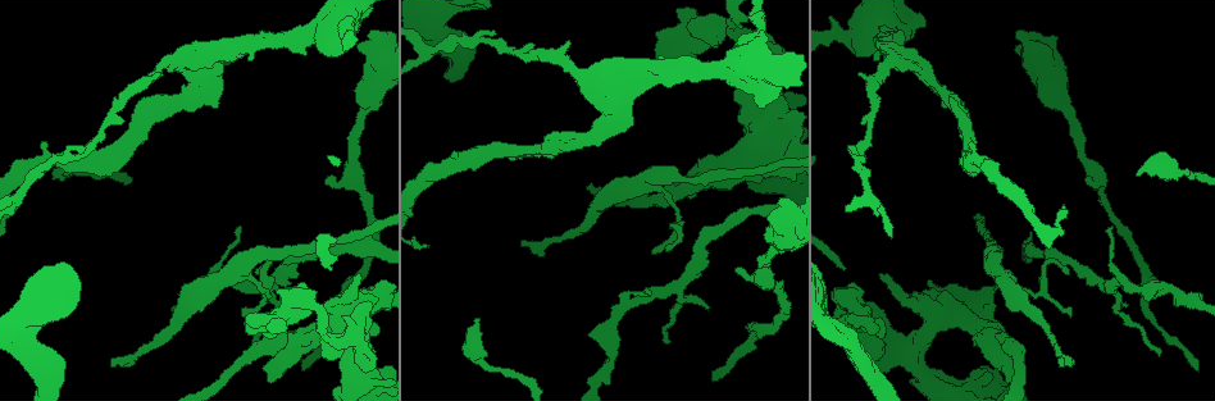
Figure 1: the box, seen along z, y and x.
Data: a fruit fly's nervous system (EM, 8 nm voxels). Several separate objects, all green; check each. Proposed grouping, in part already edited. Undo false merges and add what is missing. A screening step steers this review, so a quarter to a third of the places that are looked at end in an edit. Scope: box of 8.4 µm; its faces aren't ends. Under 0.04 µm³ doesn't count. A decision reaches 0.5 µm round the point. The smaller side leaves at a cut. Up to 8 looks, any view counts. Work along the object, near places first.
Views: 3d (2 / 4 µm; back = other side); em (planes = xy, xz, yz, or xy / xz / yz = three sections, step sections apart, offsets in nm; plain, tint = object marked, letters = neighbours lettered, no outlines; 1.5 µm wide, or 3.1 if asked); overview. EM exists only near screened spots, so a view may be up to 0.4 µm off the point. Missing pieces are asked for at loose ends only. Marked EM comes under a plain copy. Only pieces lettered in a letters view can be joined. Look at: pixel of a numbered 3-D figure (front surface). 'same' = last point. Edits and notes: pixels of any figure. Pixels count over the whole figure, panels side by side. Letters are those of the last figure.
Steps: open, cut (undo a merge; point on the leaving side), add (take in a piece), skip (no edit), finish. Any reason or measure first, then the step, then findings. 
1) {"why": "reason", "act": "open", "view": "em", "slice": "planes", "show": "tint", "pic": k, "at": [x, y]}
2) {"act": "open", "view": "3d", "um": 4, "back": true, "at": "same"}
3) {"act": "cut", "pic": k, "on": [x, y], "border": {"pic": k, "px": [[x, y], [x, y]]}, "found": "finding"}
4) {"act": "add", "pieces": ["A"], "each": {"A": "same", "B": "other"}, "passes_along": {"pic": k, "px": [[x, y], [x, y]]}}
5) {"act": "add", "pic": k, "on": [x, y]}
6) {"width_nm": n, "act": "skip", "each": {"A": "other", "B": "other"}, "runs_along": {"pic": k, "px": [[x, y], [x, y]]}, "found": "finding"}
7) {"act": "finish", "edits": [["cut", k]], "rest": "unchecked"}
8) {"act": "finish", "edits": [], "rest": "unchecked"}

{"why": "branch stops here", "act": "open", "view": "3d", "um": 2, "pic": 1, "at": [713, 380]}

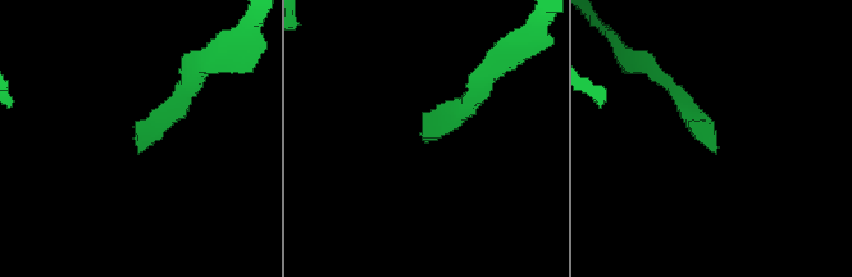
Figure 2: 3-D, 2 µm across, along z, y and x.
{"act": "open", "view": "em", "slice": "planes", "show": "tint", "pic": 2, "at": [425, 138]}

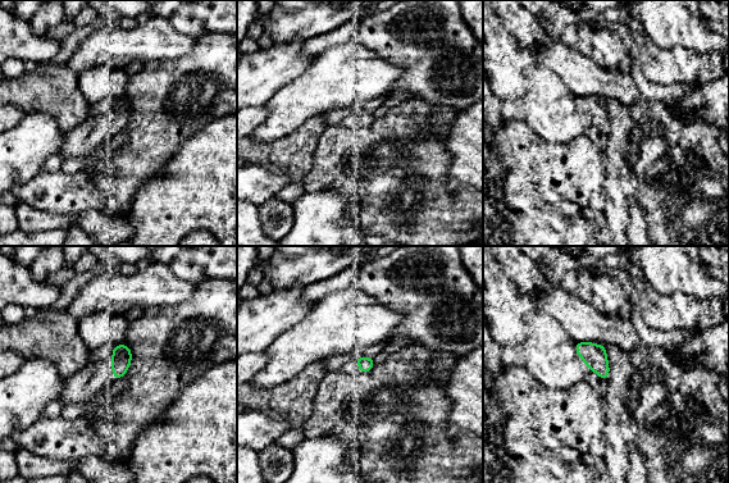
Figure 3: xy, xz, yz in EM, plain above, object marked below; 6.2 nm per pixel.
{"act": "open", "view": "em", "slice": "planes", "show": "letters", "at": "same"}

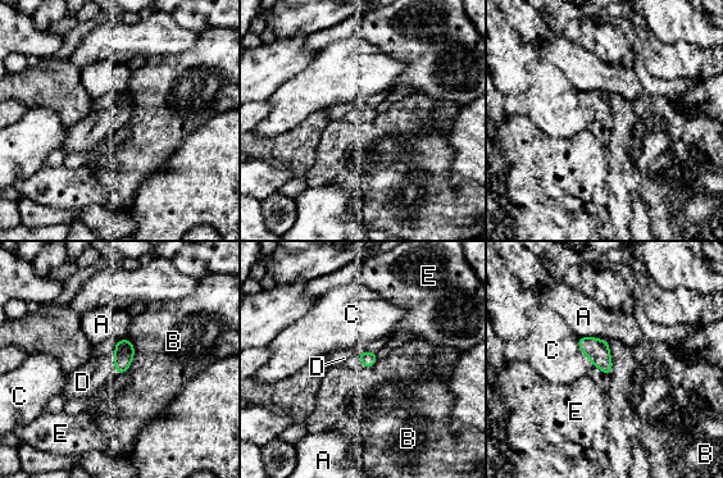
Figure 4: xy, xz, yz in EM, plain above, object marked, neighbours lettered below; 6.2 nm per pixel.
{"act": "add", "pic": 4, "on": [82, 382], "each": {"A": "other", "B": "other", "C": "other", "D": "same", "E": "other"}, "found": "the neuron continues"}

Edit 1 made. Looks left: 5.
{"act": "open", "view": "overview"}

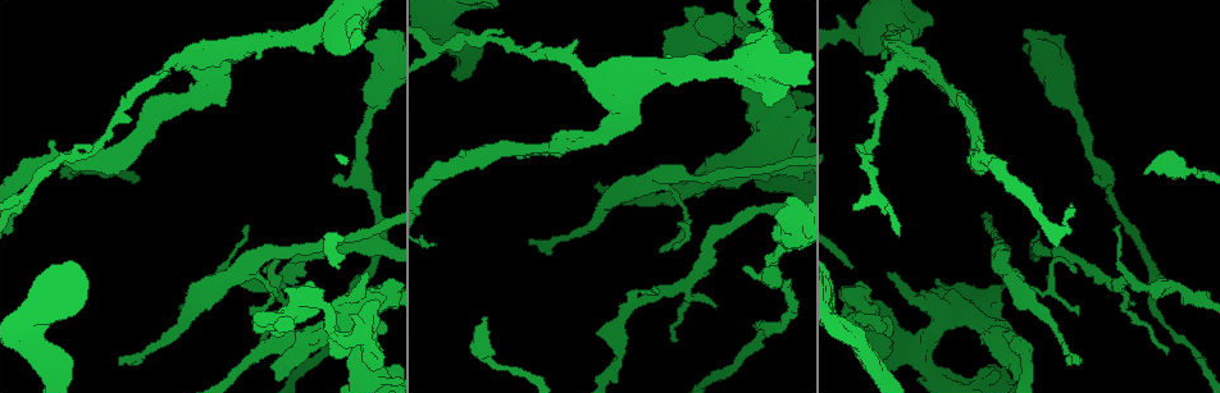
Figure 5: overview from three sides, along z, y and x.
{"why": "branch point", "act": "open", "view": "3d", "um": 2, "pic": 5, "at": [306, 342]}

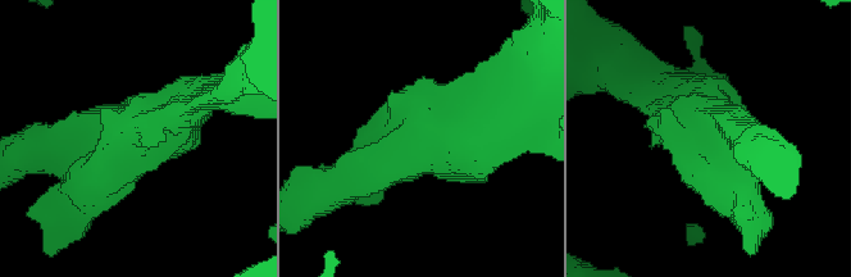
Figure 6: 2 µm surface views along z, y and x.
{"act": "open", "view": "em", "slice": "xz", "step": 8, "show": "tint", "pic": 6, "at": [716, 136]}

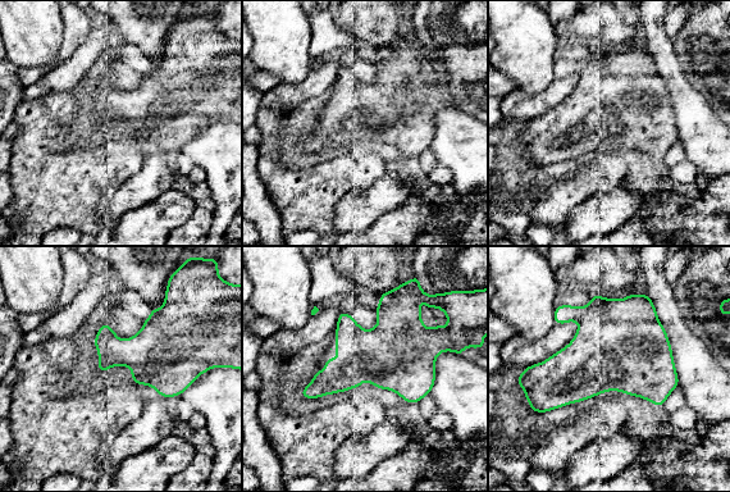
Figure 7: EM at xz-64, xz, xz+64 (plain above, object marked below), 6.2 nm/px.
{"why": "cut it another way", "act": "open", "view": "em", "slice": "planes", "show": "letters", "at": "same"}

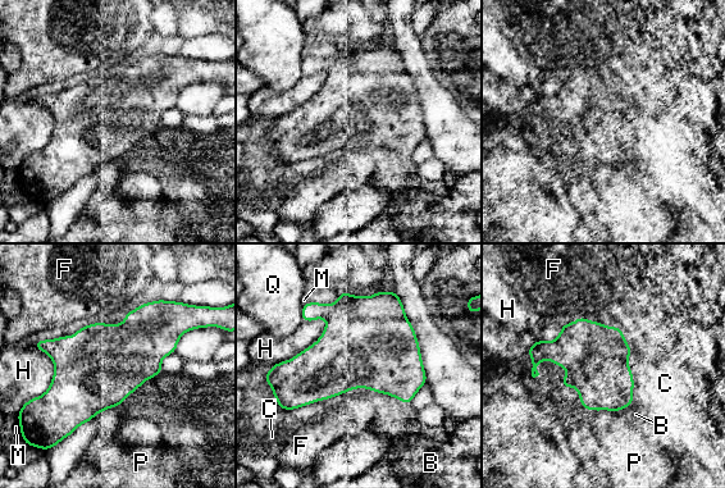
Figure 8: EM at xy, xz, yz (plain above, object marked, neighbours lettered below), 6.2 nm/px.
{"width_nm": 400, "act": "skip", "each": {"B": "other", "C": "other", "F": "other", "H": "other", "M": "other", "P": "other", "Q": "other"}, "border": {"pic": 8, "px": [[325, 319], [313, 343], [273, 365]]}, "found": "continuous, no second neuron"}

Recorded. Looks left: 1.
{"act": "finish", "edits": [["add", 4]], "rest": "unchecked"}

